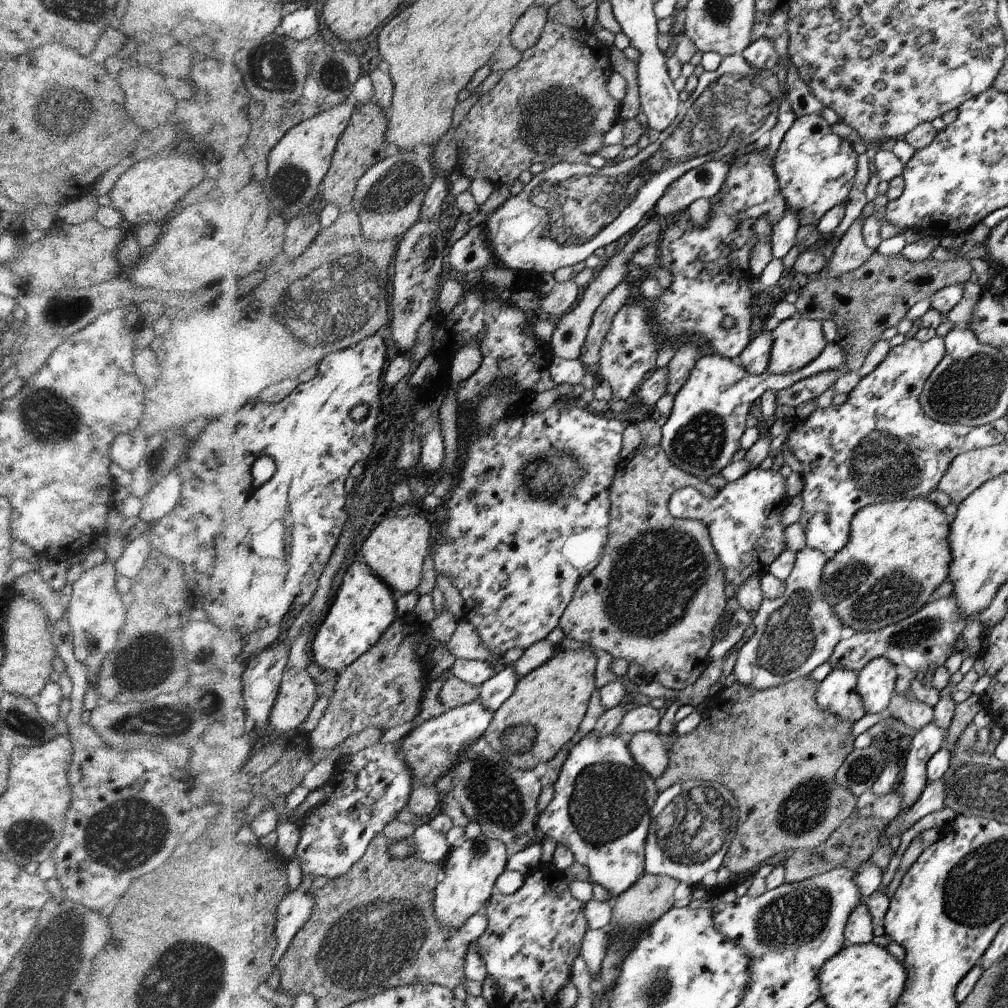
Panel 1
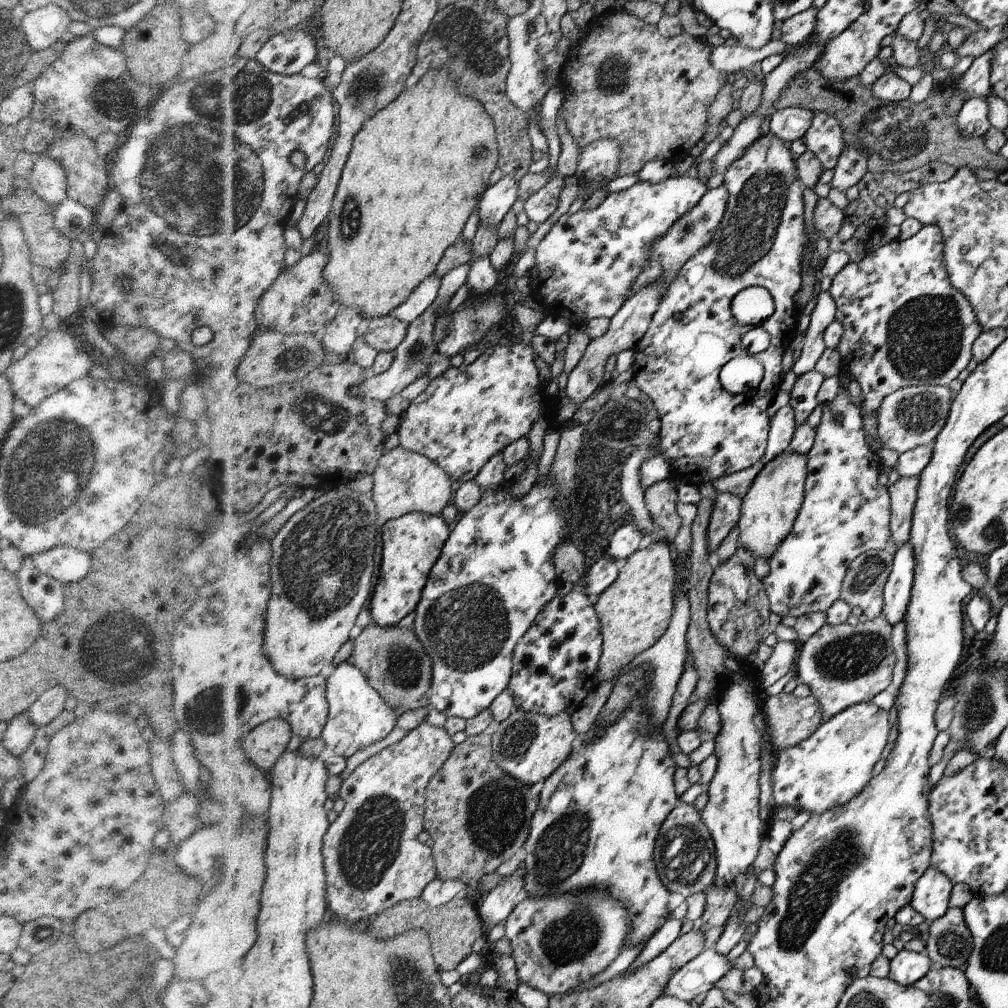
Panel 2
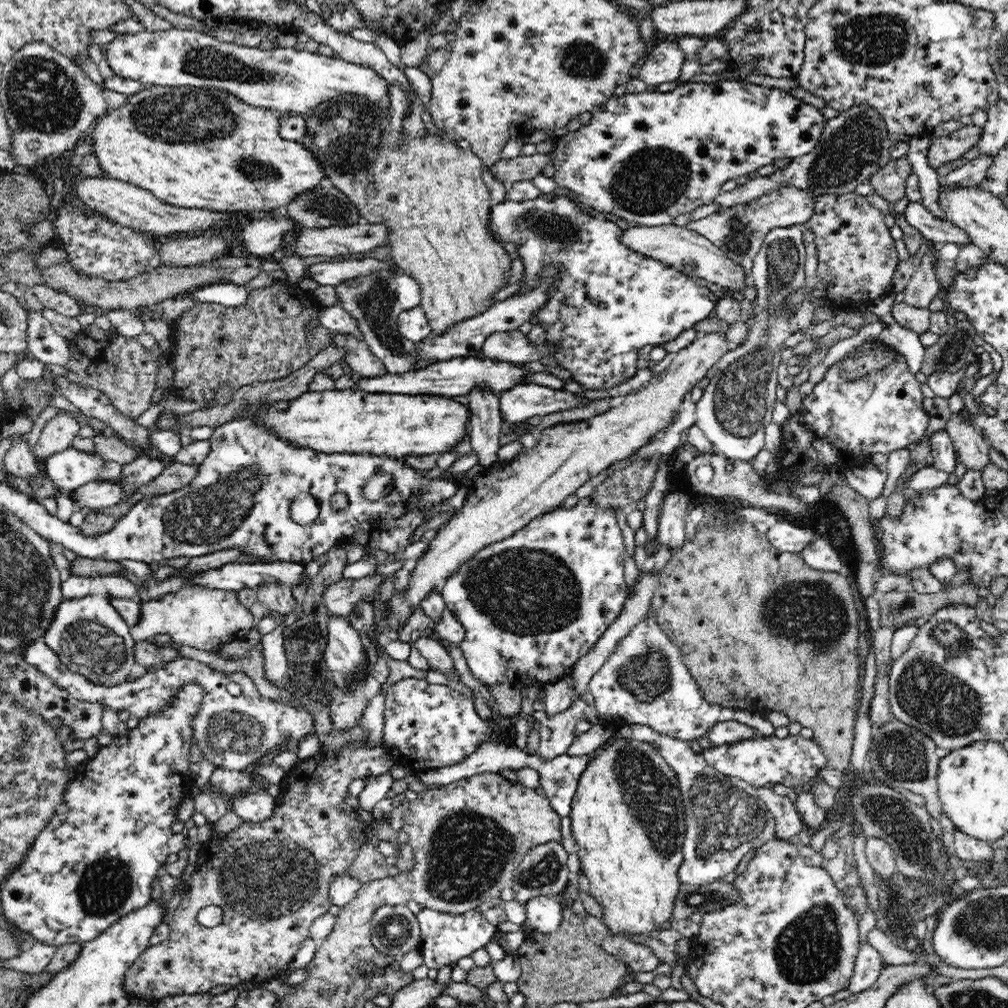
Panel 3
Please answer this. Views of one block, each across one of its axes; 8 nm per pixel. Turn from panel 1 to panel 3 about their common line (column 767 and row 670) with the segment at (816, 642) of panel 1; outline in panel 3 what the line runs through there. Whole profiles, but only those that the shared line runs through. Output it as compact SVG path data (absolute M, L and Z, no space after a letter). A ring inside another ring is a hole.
M652 609L610 653L602 668L591 678L588 695L601 716L620 716L627 724L648 726L657 734L693 743L716 724L737 720L756 729L758 735L773 736L774 727L766 718L740 709L728 709L708 703L701 694L697 682L683 661L680 649L660 629Z

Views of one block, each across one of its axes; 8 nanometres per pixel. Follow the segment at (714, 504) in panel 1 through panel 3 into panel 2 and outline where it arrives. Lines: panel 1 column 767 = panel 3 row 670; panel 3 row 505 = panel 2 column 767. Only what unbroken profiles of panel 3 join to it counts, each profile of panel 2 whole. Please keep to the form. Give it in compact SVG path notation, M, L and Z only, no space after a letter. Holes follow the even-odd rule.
M841 388L832 402L822 404L821 421L815 428L815 441L806 456L808 476L803 508L791 534L783 540L779 550L767 559L770 571L762 578L772 612L781 617L800 618L810 612L826 612L840 598L842 580L856 556L870 549L896 549L891 533L891 496L888 496L886 487L878 482L882 470L881 458L870 450L866 442L862 414L852 404L848 390Z

